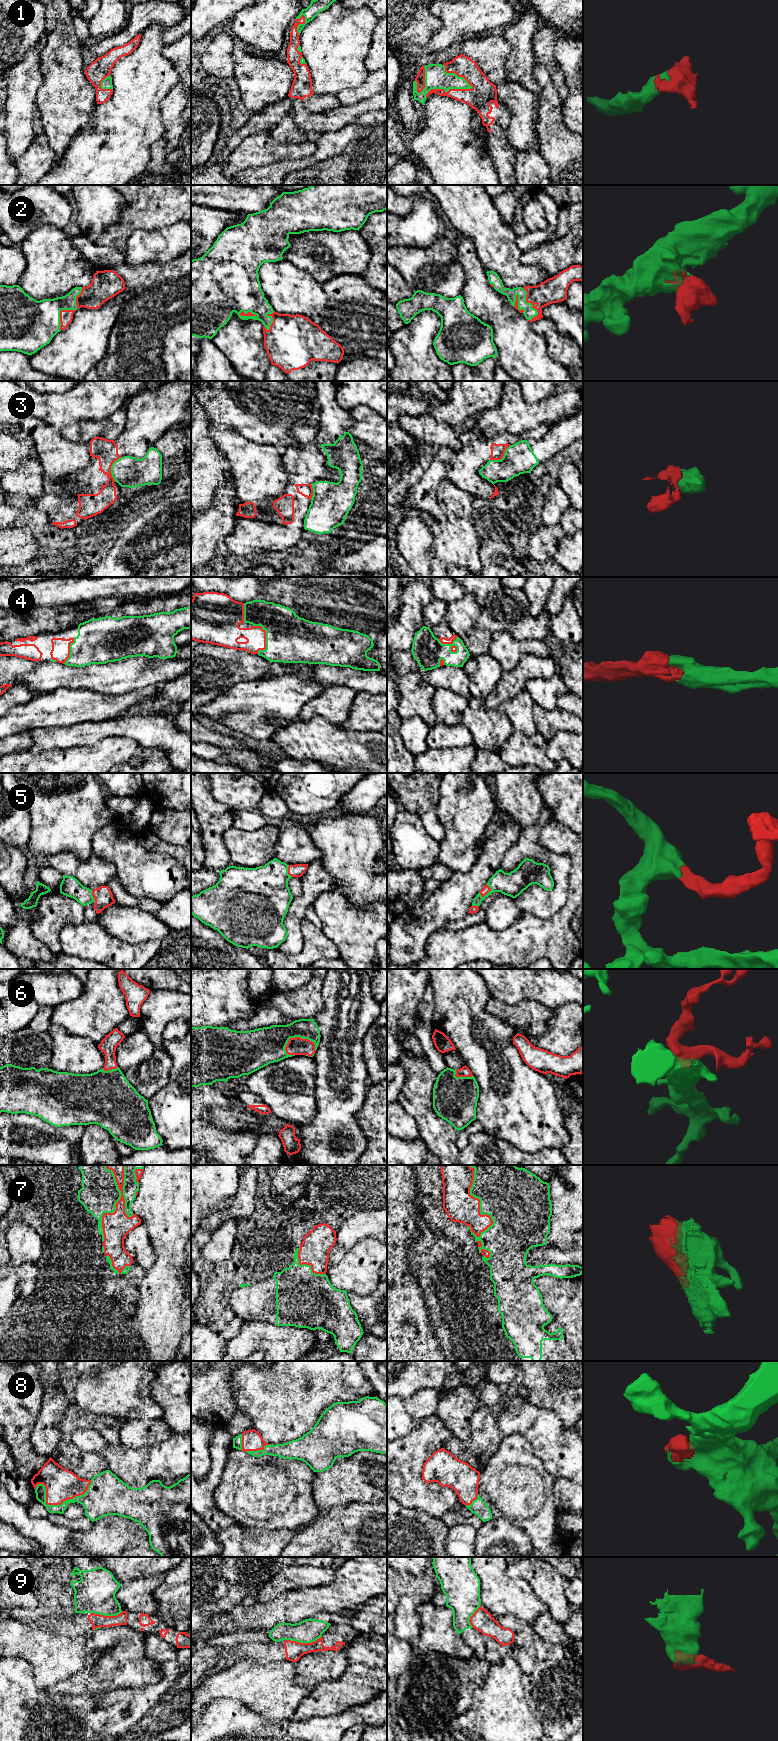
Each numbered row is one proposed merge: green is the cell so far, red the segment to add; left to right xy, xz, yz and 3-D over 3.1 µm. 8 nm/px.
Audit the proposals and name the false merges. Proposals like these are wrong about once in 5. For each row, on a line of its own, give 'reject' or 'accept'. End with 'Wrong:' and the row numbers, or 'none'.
1: accept
2: accept
3: reject
4: accept
5: accept
6: accept
7: accept
8: accept
9: reject
Wrong: 3, 9

